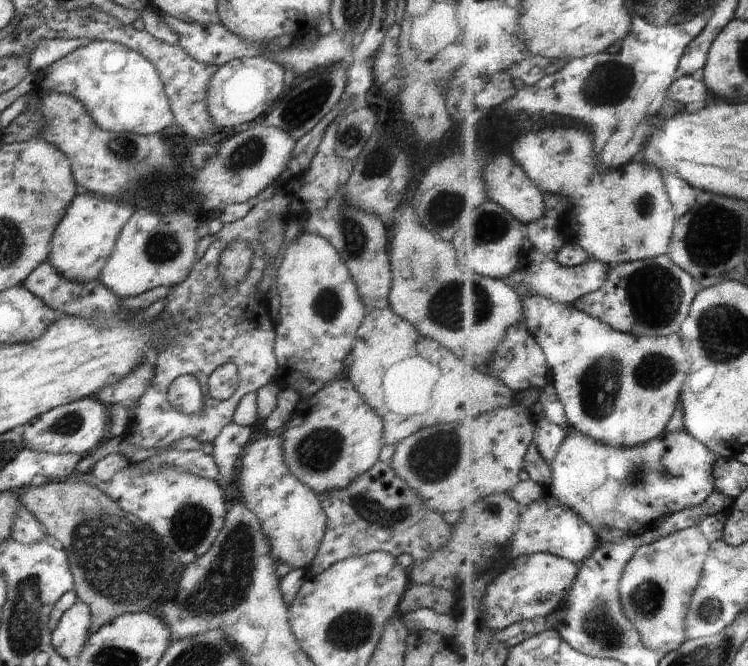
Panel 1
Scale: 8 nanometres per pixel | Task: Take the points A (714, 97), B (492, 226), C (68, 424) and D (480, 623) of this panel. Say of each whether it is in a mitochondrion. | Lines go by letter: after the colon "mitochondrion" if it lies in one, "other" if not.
A: other
B: mitochondrion
C: mitochondrion
D: other

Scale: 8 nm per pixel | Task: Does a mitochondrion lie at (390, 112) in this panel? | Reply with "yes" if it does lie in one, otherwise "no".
no

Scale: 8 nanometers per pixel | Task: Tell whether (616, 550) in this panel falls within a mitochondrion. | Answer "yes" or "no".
no

